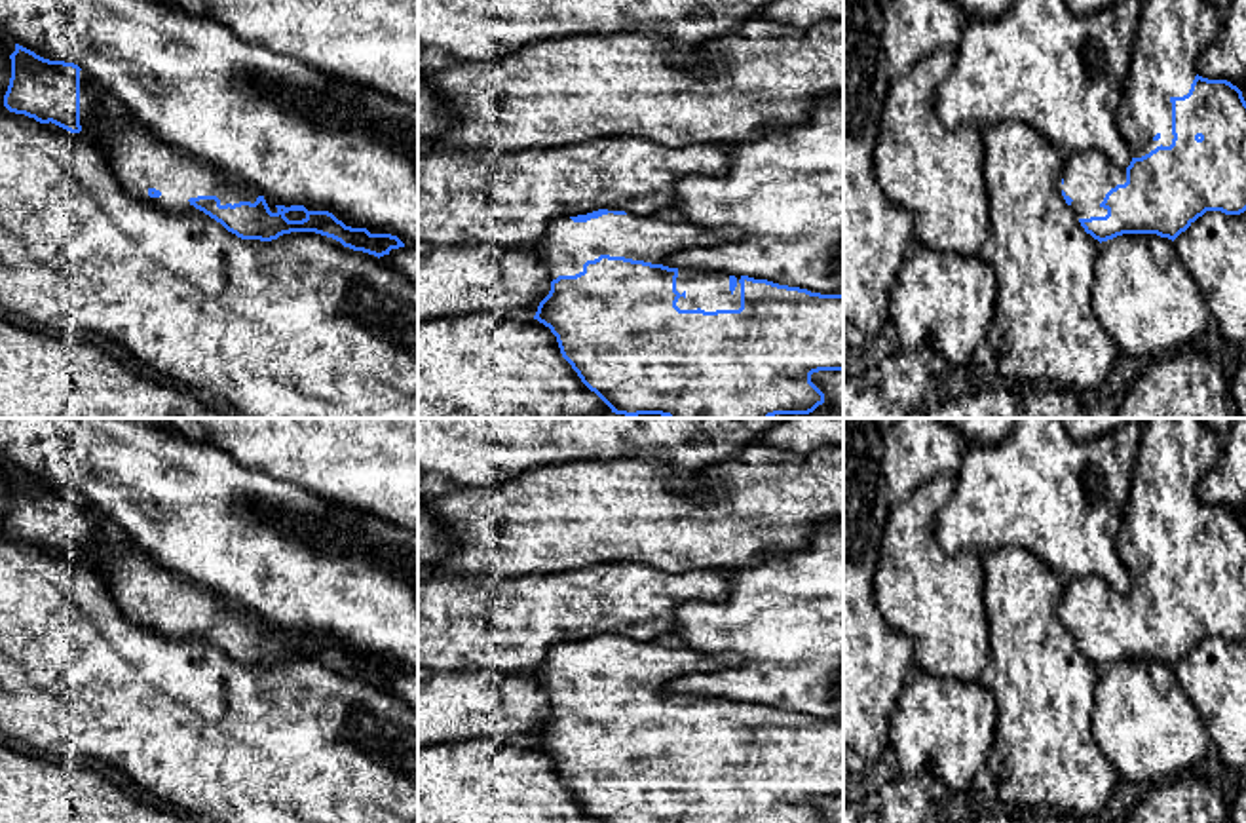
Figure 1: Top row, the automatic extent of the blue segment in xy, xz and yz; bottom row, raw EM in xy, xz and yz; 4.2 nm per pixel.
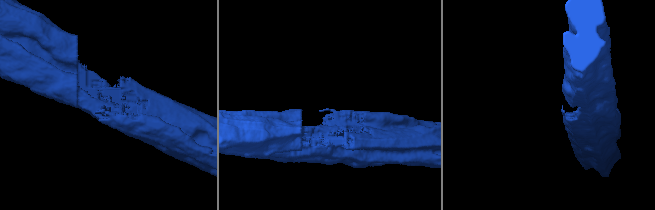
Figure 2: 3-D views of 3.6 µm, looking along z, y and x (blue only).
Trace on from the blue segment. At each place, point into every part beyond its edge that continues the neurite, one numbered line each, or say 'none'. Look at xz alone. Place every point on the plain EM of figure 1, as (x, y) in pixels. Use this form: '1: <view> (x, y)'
1: xz (709, 717)

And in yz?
1: yz (1172, 457)

